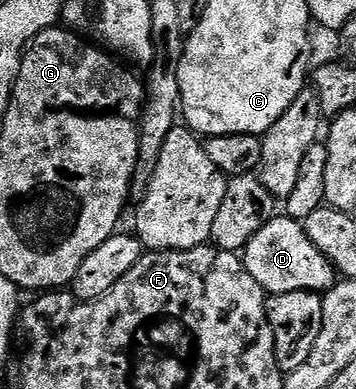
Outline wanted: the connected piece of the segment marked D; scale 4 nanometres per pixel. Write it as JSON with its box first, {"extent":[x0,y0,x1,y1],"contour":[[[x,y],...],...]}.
{"extent":[243,214,339,294],"contour":[[[287,214],[274,215],[259,234],[255,234],[243,249],[247,274],[263,286],[267,294],[291,294],[292,292],[315,292],[324,294],[337,283],[339,273],[333,263],[311,242],[300,220],[292,220]]]}

